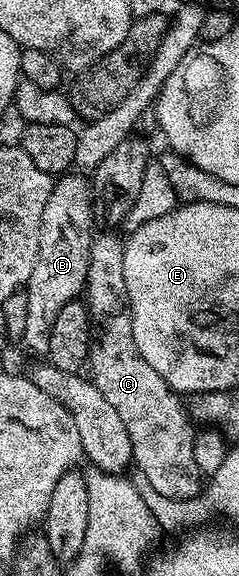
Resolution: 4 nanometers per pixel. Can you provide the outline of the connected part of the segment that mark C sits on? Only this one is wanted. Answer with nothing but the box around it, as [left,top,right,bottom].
[84,232,204,499]

